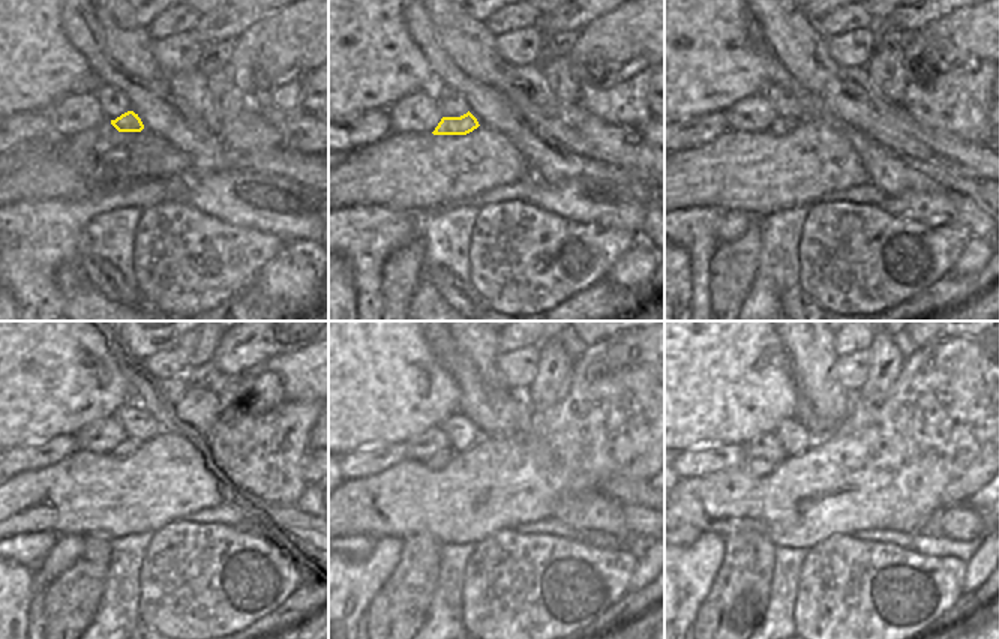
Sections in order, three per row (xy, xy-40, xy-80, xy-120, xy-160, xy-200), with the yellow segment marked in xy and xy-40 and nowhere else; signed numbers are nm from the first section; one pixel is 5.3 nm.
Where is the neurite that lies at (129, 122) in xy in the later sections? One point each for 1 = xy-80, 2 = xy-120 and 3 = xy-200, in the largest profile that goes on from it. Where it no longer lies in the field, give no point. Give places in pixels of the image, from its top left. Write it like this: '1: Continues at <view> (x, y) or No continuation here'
1: Continues at xy-80 (782, 125)
2: Continues at xy-120 (107, 461)
3: Continues at xy-200 (753, 467)

